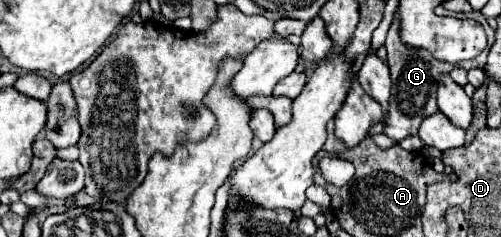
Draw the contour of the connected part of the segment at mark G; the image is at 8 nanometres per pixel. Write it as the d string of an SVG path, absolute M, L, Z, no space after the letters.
M396 21L392 23L392 27L388 31L386 49L388 49L388 65L390 65L392 85L396 85L396 99L390 101L390 115L388 115L388 121L386 121L386 127L384 127L384 135L388 135L394 143L400 143L404 137L416 135L420 123L428 115L438 111L438 105L436 105L438 75L450 73L458 65L442 63L442 61L434 59L432 55L424 55L424 51L404 47L402 41L400 41L400 35L398 35Z

